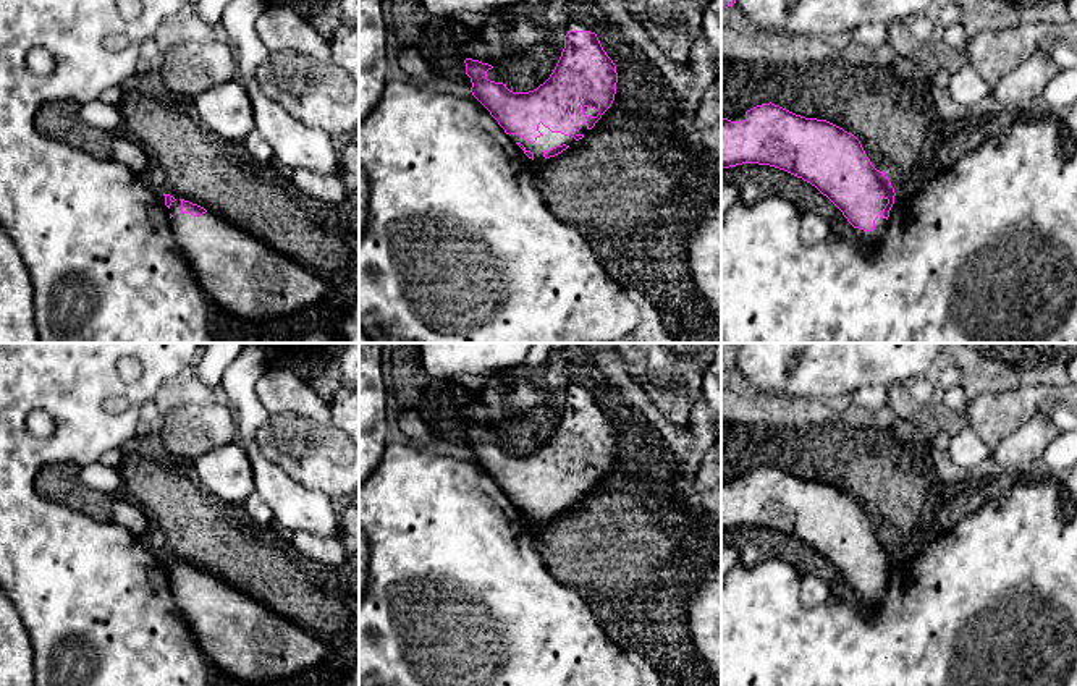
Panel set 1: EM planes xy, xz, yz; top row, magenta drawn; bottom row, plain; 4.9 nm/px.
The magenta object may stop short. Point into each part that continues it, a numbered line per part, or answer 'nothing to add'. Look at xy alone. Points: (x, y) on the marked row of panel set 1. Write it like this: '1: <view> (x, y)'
1: xy (244, 277)

